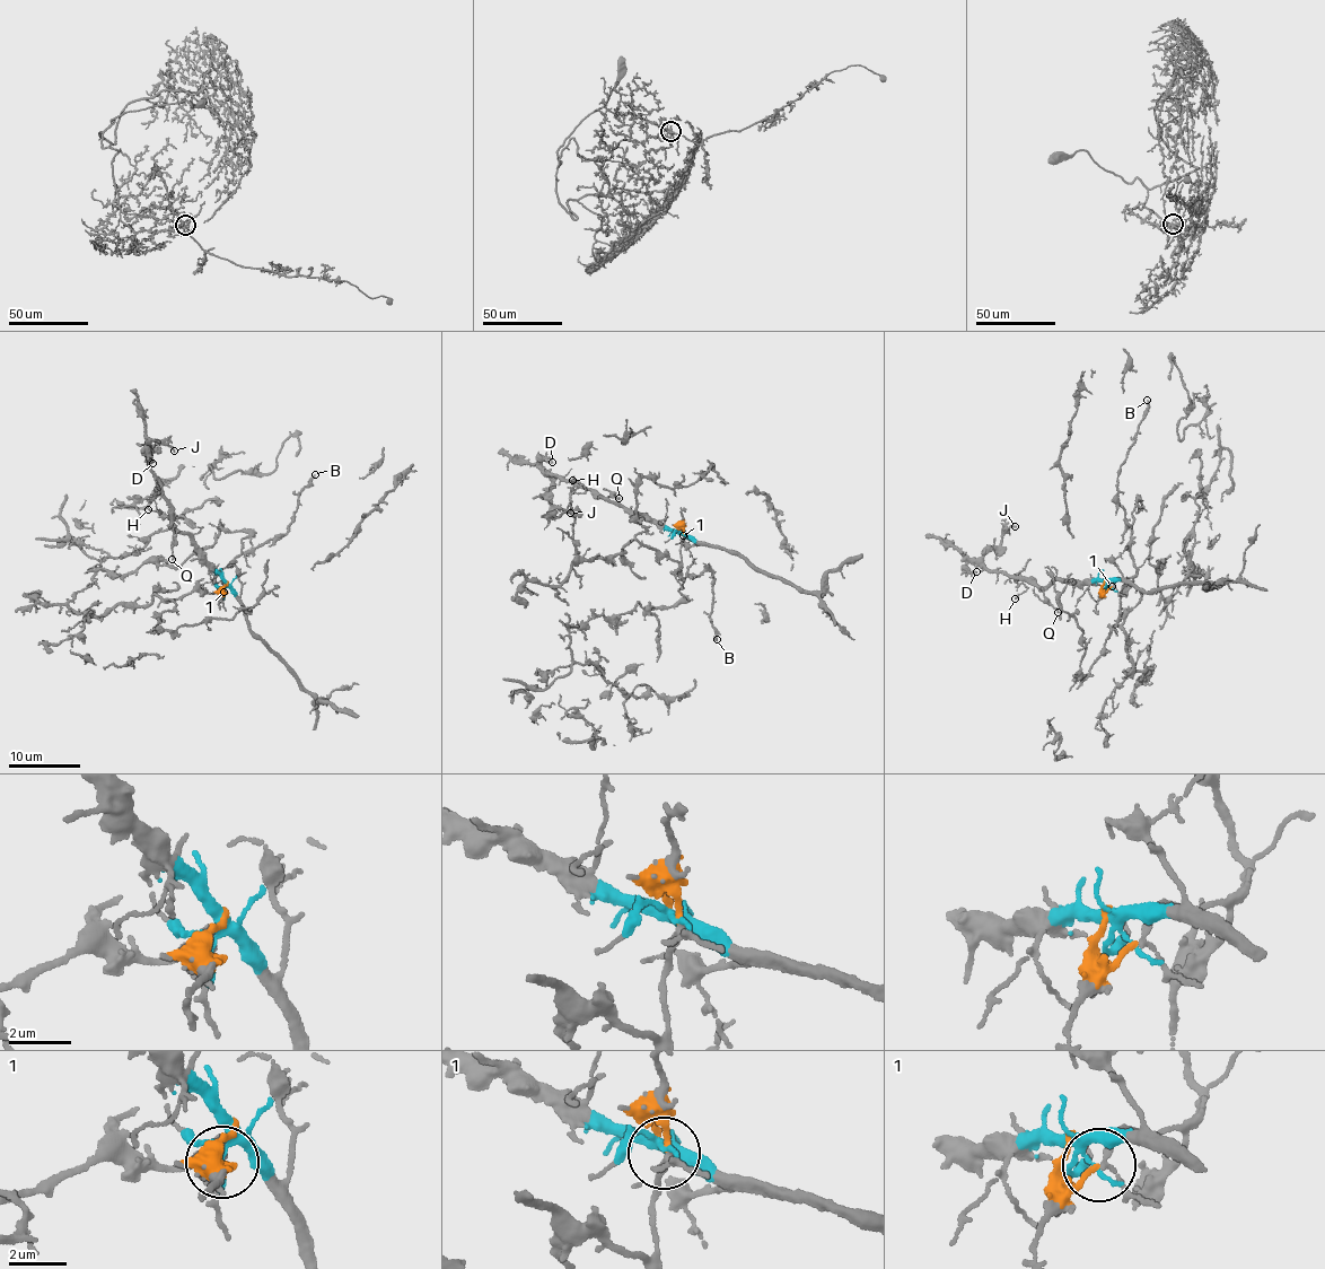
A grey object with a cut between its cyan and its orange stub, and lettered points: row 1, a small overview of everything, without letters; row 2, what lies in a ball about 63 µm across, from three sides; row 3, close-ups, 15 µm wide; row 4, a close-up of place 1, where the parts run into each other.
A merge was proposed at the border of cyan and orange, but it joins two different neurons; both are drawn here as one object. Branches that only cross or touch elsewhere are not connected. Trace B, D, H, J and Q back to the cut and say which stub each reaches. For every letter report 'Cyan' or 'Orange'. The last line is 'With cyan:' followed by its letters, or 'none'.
B: Orange
D: Cyan
H: Cyan
J: Cyan
Q: Cyan
With cyan: D, H, J, Q

